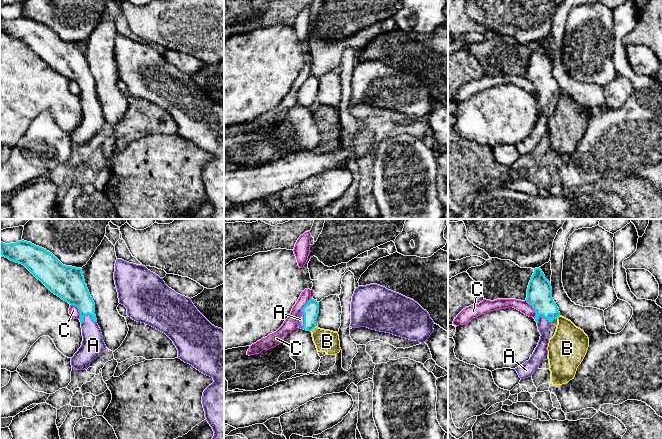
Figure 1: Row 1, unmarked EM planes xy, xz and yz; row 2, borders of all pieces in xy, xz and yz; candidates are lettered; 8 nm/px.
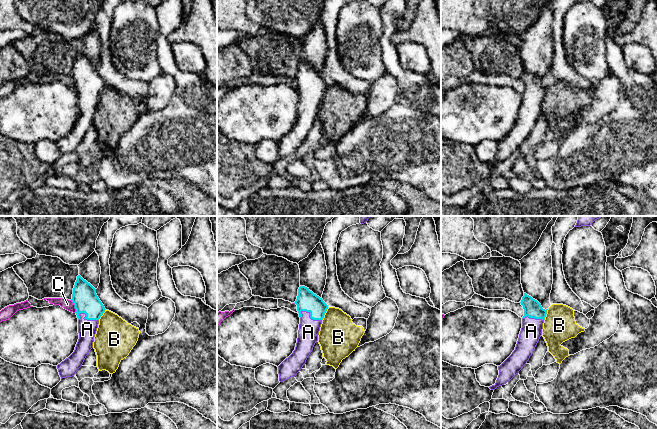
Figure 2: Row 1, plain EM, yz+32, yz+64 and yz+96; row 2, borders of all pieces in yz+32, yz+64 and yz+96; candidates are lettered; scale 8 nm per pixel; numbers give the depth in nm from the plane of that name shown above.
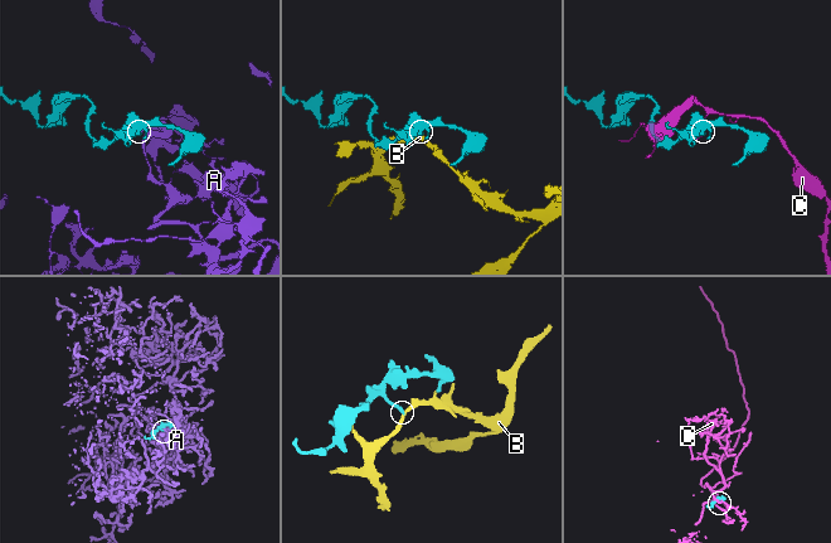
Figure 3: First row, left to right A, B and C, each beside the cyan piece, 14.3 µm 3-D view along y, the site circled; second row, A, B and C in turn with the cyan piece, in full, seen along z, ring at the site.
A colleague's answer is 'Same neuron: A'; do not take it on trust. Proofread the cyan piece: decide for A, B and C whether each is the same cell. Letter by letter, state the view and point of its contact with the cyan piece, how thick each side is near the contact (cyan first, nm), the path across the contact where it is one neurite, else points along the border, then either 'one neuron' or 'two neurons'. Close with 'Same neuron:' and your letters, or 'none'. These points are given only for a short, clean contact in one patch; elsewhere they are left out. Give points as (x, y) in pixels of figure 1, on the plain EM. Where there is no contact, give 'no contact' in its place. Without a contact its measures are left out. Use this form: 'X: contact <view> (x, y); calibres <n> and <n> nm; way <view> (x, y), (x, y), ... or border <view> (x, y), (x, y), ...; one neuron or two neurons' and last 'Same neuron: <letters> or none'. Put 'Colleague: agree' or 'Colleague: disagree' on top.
Colleague: agree
A: contact xy (87, 90); calibres 220 and 170 nm; way xy (71, 64), (85, 79), (87, 90), (92, 120); one neuron
B: contact xz (313, 104); calibres 130 and 180 nm; border xz (315, 102), (311, 107); two neurons
C: contact yz (533, 84); calibres 200 and 90 nm; two neurons
Same neuron: A

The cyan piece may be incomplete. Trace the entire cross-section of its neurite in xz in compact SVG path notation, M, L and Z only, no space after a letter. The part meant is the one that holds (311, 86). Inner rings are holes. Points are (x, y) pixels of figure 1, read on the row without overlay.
M310 75L297 93L297 100L299 104L306 107L312 107L316 103L318 90L319 78L314 75Z

